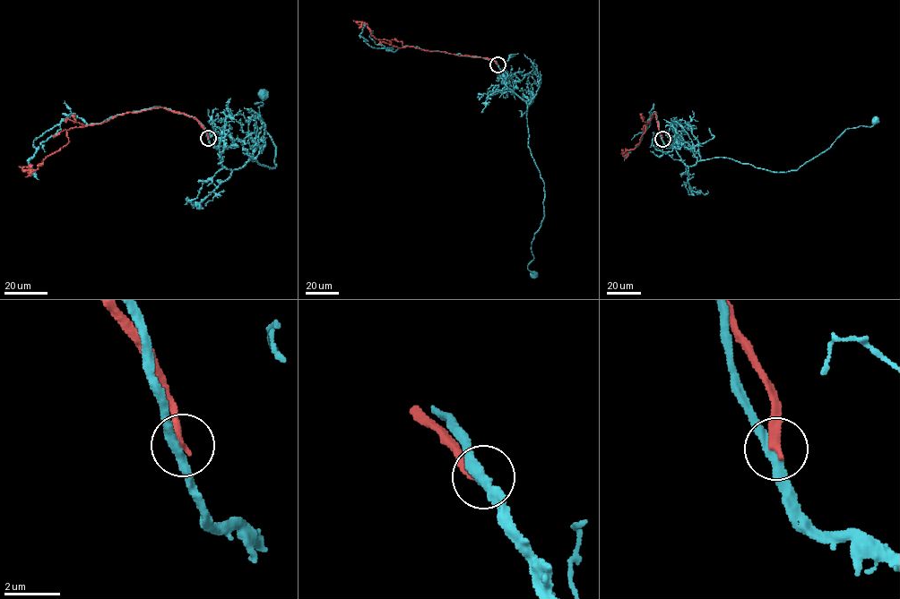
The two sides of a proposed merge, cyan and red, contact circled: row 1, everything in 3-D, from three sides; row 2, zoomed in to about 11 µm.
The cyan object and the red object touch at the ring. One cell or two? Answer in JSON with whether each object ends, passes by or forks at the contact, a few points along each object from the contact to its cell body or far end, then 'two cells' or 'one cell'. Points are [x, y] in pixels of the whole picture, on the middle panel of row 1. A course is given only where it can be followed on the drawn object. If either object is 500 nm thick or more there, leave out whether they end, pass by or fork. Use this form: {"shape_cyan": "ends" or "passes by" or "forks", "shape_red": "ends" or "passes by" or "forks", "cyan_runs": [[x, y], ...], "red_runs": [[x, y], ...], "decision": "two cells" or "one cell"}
{"shape_cyan": "passes by", "shape_red": "ends", "cyan_runs": [[497, 64], [506, 85], [527, 105], [528, 147], [544, 183], [544, 217], [527, 268], [533, 275]], "red_runs": [[497, 64], [475, 56], [412, 47], [398, 48], [388, 40], [376, 38], [366, 23], [356, 22], [363, 22]], "decision": "two cells"}

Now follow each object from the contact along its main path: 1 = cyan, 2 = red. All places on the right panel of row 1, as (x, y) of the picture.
1: (662, 139), (686, 165), (724, 157), (786, 172), (797, 170), (826, 151), (846, 129), (870, 127), (876, 120)
2: (662, 139), (656, 112), (647, 122), (649, 124), (640, 142), (623, 153), (623, 149)

